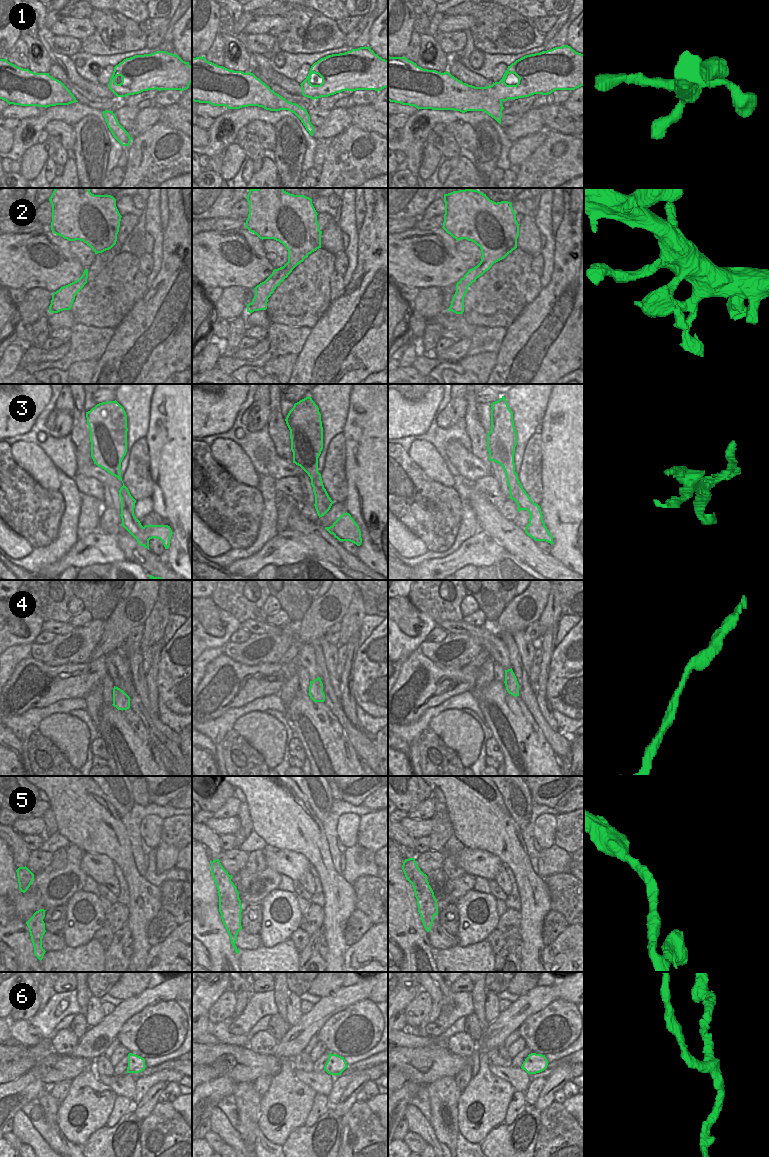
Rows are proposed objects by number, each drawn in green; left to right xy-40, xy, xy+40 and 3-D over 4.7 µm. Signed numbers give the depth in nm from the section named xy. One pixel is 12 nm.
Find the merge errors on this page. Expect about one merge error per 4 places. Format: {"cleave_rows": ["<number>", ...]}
{"cleave_rows": ["3"]}

